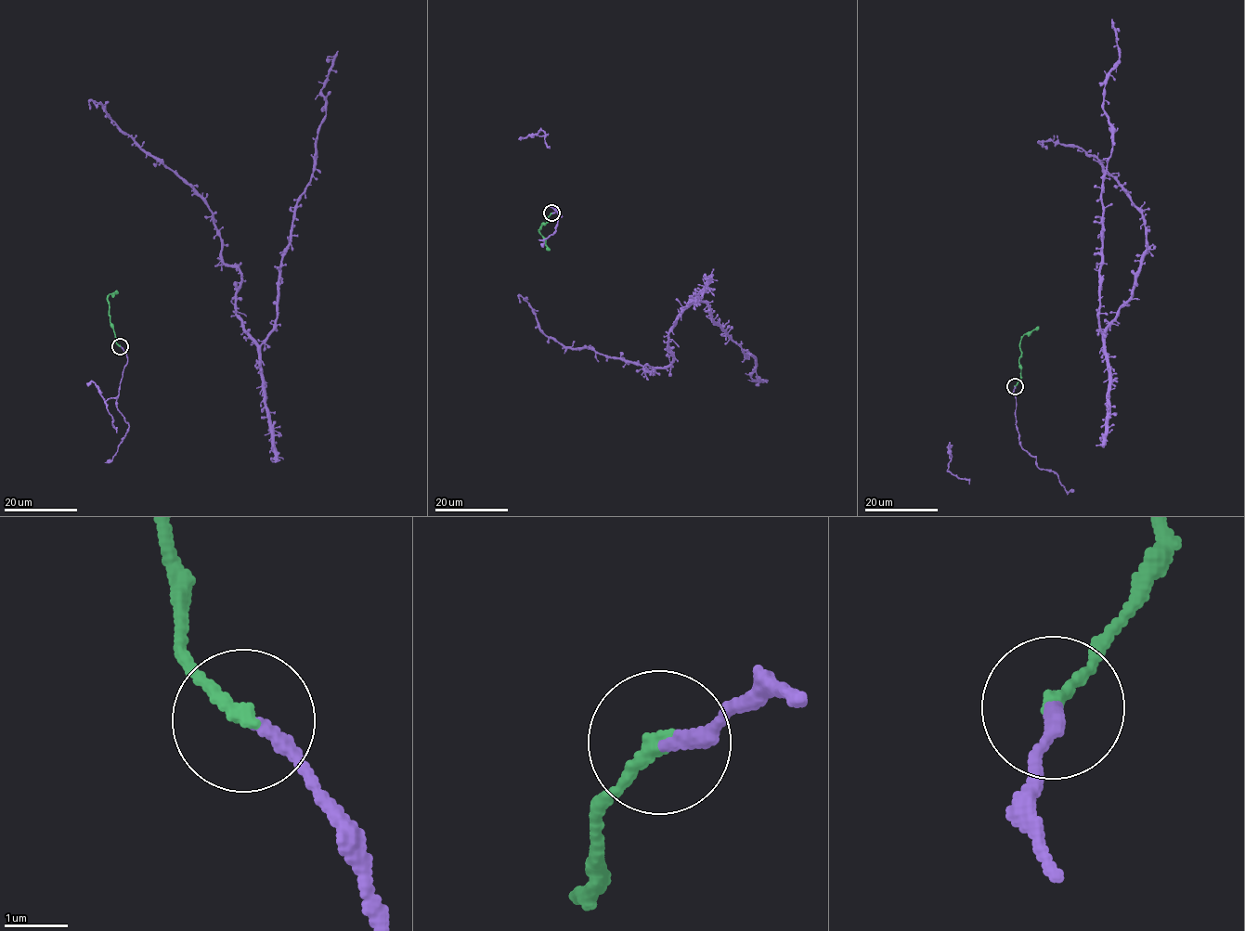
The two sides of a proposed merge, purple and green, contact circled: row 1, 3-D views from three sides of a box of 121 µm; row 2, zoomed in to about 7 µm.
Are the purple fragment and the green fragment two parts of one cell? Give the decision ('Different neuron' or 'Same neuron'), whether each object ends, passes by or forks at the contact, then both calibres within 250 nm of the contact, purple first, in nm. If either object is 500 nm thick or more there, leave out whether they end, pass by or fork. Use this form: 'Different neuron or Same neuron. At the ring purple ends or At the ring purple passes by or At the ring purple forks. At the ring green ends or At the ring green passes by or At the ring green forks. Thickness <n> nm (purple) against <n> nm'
Same neuron. At the ring purple ends. At the ring green ends. Thickness 220 nm (purple) against 240 nm

